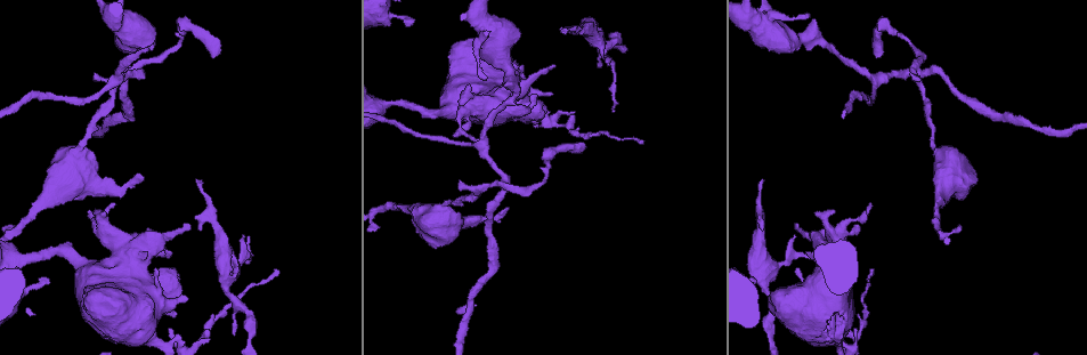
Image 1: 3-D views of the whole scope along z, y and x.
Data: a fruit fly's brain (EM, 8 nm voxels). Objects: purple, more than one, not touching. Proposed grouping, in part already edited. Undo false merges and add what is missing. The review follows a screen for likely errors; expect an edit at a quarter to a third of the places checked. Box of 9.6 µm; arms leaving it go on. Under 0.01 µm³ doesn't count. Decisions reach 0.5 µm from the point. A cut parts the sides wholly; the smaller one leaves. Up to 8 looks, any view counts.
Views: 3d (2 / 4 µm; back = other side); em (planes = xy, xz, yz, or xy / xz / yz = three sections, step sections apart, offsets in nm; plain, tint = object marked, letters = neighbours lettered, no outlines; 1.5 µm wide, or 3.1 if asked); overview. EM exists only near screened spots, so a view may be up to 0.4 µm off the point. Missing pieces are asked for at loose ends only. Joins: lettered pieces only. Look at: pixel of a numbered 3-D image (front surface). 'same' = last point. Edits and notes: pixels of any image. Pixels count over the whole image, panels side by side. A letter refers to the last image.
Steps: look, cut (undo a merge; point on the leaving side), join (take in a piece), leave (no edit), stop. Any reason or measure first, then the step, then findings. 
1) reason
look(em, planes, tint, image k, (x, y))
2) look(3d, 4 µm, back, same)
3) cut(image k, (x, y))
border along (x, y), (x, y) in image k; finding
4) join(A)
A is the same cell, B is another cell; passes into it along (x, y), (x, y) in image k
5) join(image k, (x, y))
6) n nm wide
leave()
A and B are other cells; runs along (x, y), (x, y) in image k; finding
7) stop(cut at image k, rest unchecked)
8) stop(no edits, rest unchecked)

thick turns thin
look(em, planes, letters, image 1, (447, 202))

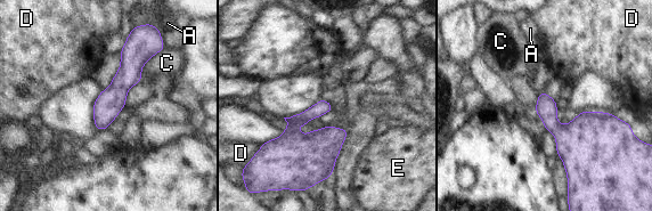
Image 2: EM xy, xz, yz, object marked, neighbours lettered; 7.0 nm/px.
90 nm wide
leave()
A, C, D and E are other cells; border along (163, 48), (141, 67), (140, 78) in image 2; all the same cell

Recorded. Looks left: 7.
tapers out
look(3d, 2 µm, image 1, (762, 181))

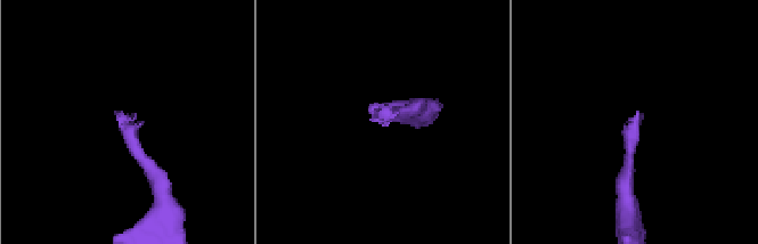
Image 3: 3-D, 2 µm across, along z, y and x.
need the tissue
look(em, yz, step 8, plain, image 3, (119, 111))

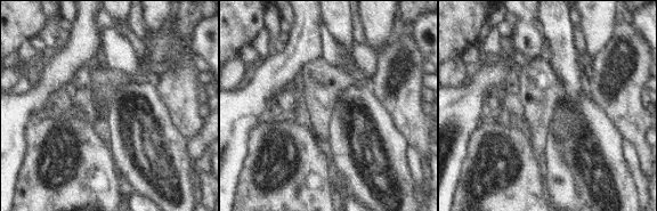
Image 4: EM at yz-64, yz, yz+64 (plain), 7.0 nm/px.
look(em, yz, step 8, letters, same)

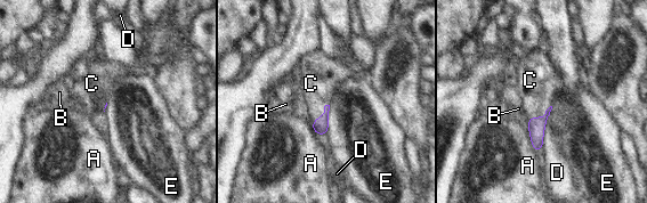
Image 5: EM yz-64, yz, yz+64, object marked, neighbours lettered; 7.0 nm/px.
join(C)
C is the same cell, A, B, D and E are other cells; passes into it along (536, 126), (539, 118), (532, 83) in image 5; it goes on there

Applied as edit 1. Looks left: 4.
abrupt turn
look(em, planes, letters, image 1, (914, 71))

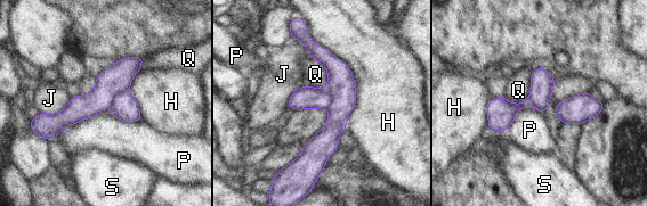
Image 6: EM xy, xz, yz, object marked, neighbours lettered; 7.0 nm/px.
cut(image 6, (124, 107))
H, J, P, Q and S are other cells; the part that leaves runs along (301, 36), (338, 72), (317, 170) in image 6; a second cell is stuck on

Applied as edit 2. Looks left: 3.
stop(join at image 5, cut at image 6, rest unchecked)

